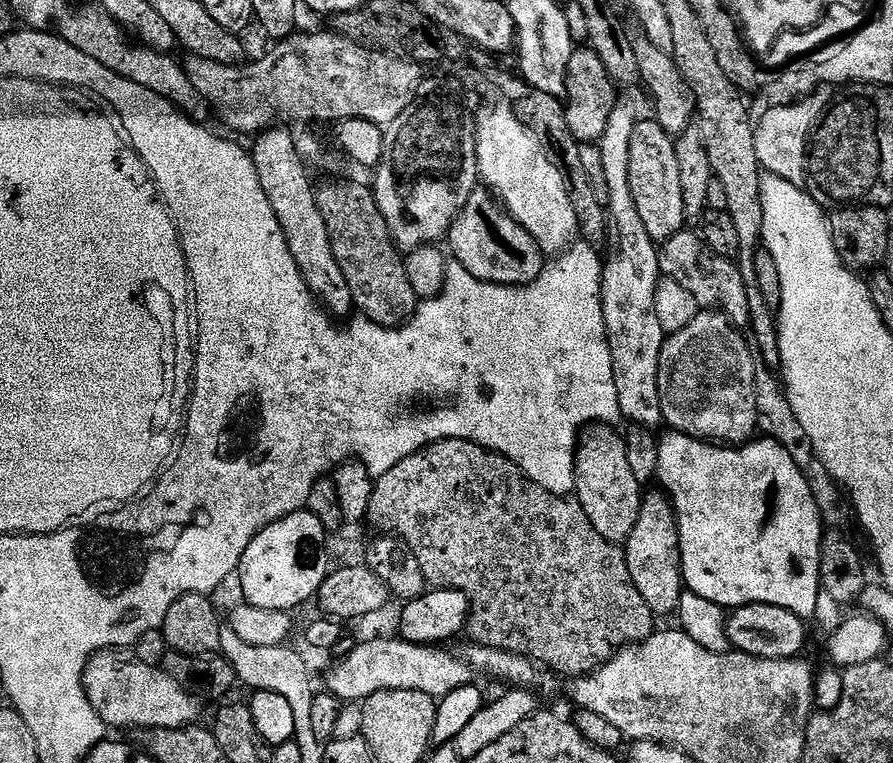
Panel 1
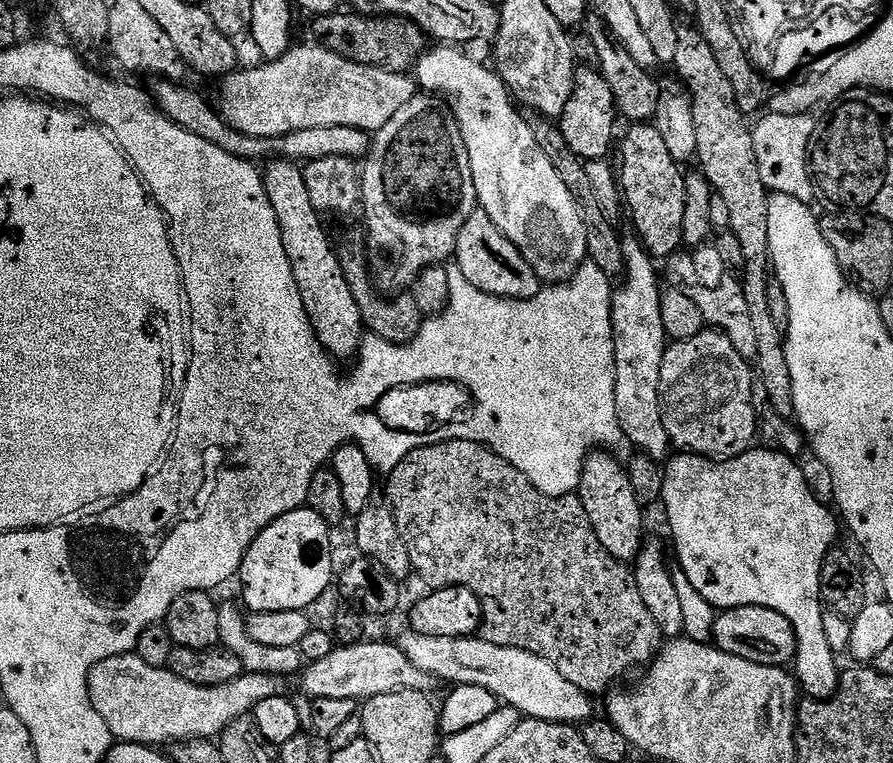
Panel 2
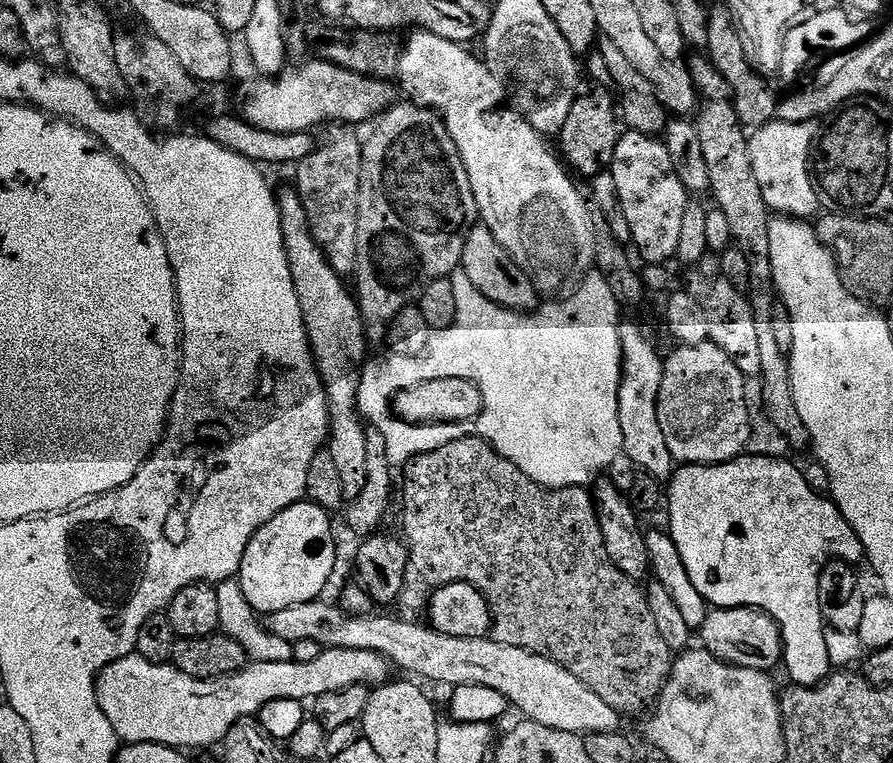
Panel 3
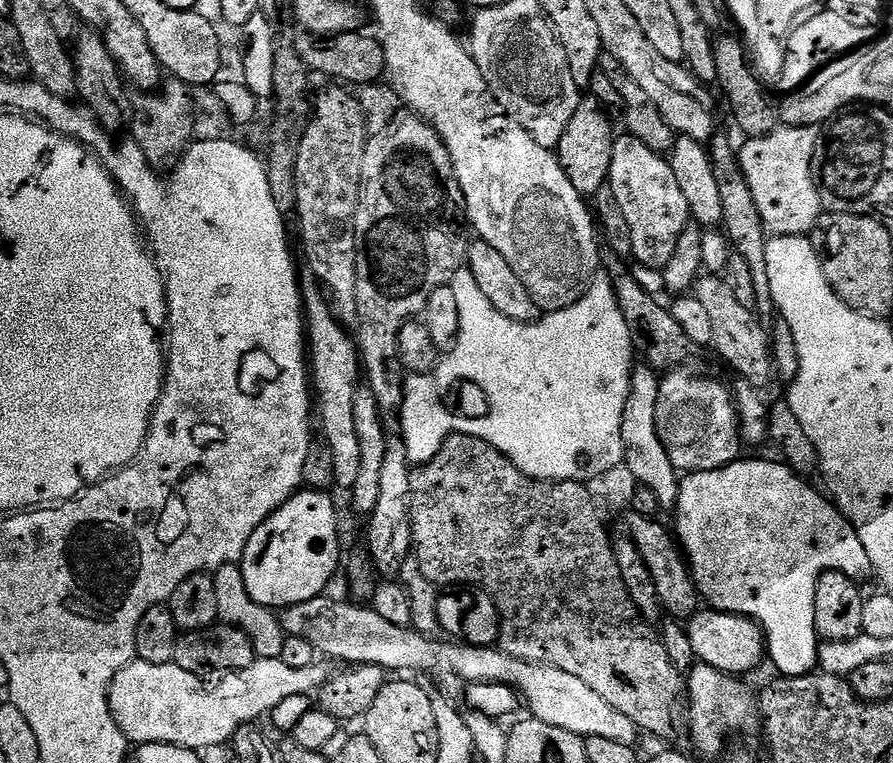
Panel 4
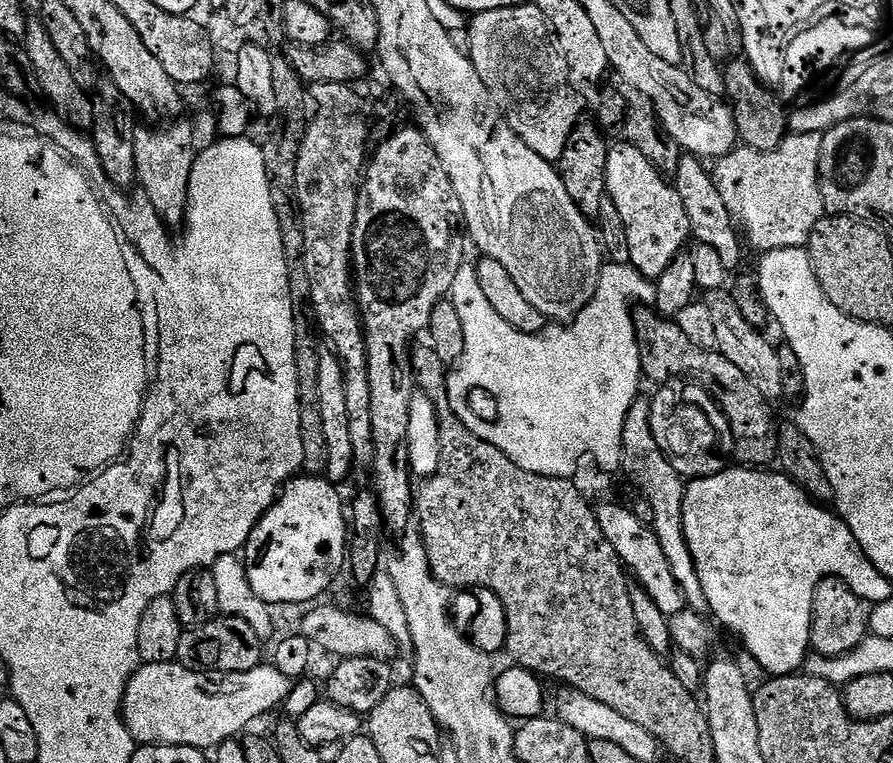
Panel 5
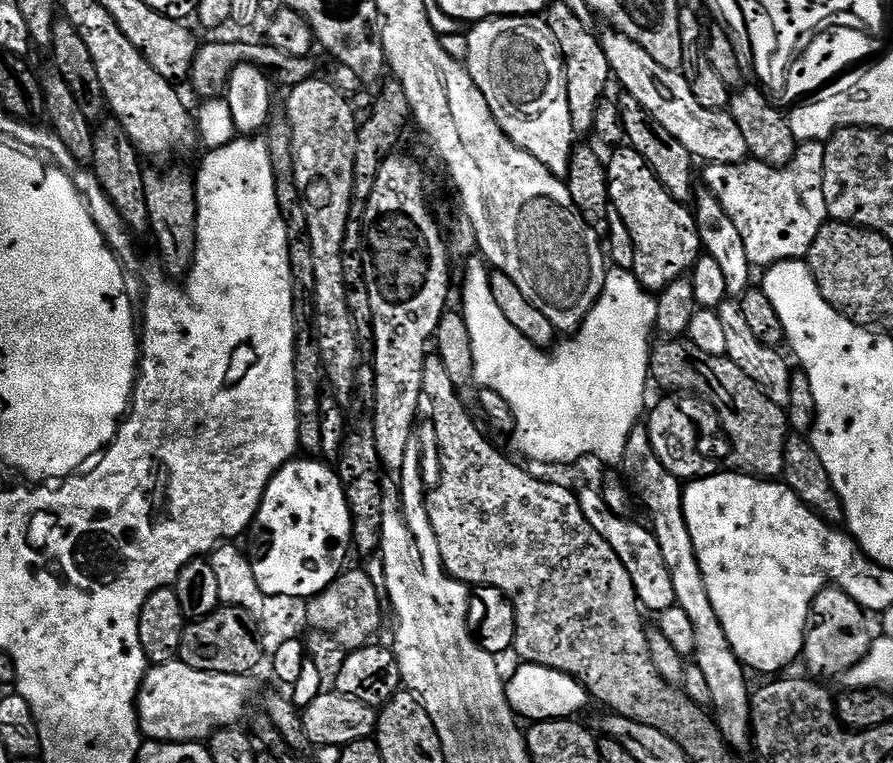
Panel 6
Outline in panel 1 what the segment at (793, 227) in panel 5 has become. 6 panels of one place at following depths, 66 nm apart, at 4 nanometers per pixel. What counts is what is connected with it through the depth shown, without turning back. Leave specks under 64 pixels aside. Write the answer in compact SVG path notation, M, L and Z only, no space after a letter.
M821 87L797 104L765 107L760 120L755 121L754 150L764 172L784 178L793 186L805 183L808 174L808 150L810 141L820 126L824 113L832 107L834 94L831 87Z

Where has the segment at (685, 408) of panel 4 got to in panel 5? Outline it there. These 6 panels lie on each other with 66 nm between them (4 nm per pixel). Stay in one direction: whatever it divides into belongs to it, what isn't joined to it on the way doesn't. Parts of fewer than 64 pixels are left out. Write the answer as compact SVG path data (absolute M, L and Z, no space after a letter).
M672 386L657 387L656 396L651 397L650 430L654 430L654 442L658 442L670 466L674 466L674 470L678 470L685 481L701 480L724 471L726 461L715 452L716 432L712 429L707 414L688 404L676 404L674 389Z

